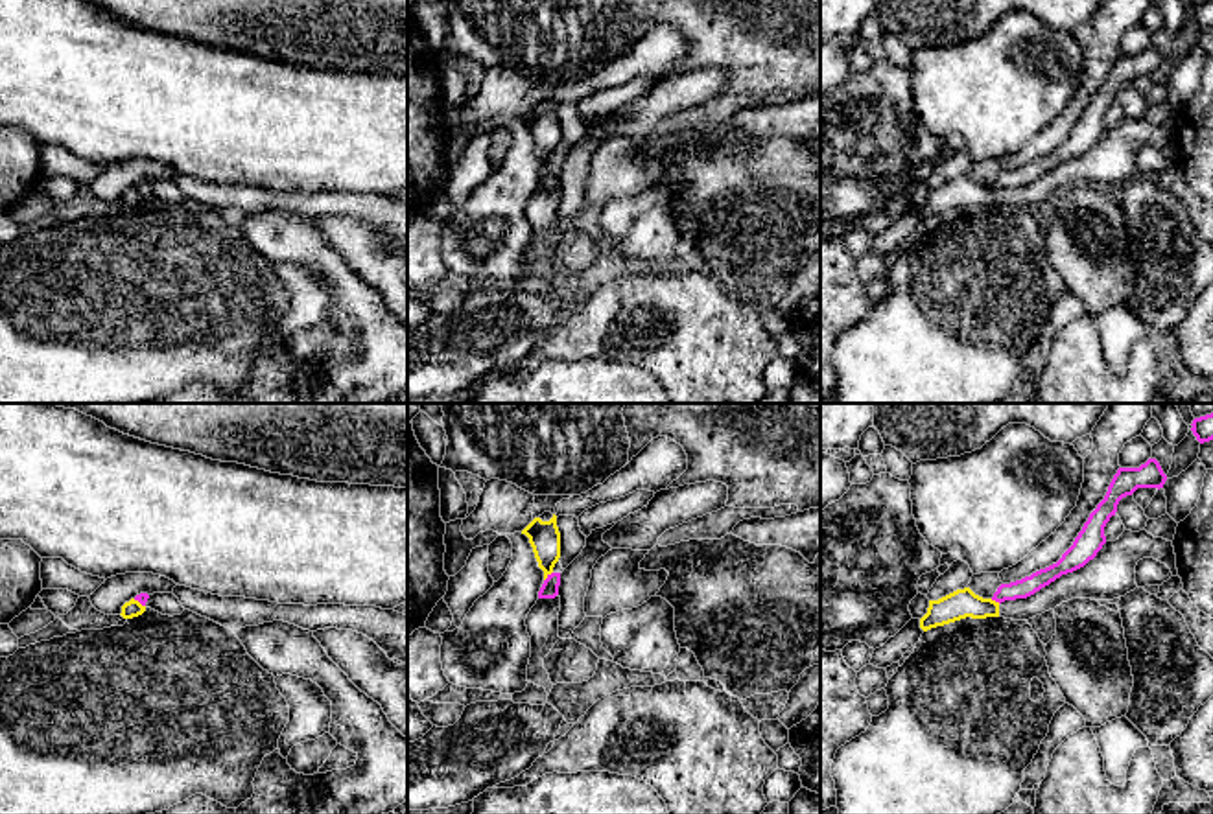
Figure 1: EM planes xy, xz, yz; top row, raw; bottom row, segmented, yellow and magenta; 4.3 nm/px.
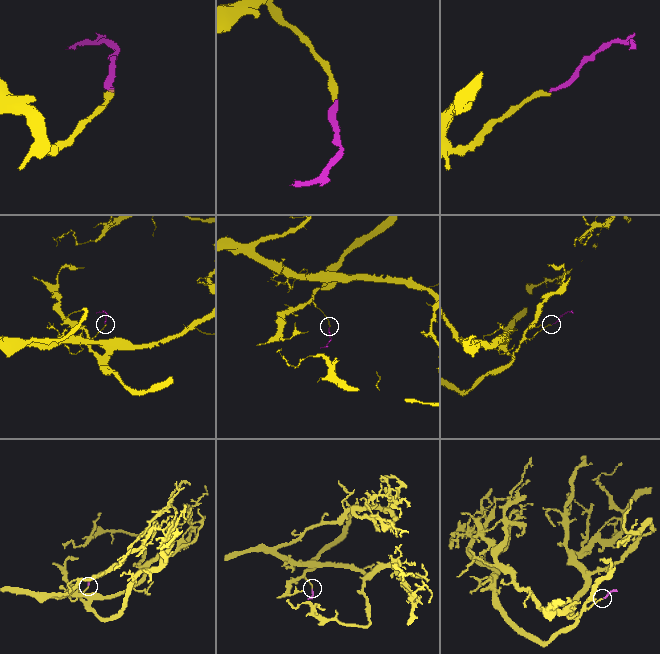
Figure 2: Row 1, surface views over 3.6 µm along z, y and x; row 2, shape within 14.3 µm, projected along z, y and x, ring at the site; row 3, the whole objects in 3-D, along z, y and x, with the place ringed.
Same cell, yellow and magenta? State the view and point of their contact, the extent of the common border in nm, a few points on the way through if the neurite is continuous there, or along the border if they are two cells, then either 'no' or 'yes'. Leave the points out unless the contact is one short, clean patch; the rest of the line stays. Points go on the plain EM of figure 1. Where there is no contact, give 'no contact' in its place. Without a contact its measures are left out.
xz (546, 164) | 60 nm | along xz (552, 159), (544, 168) | no

